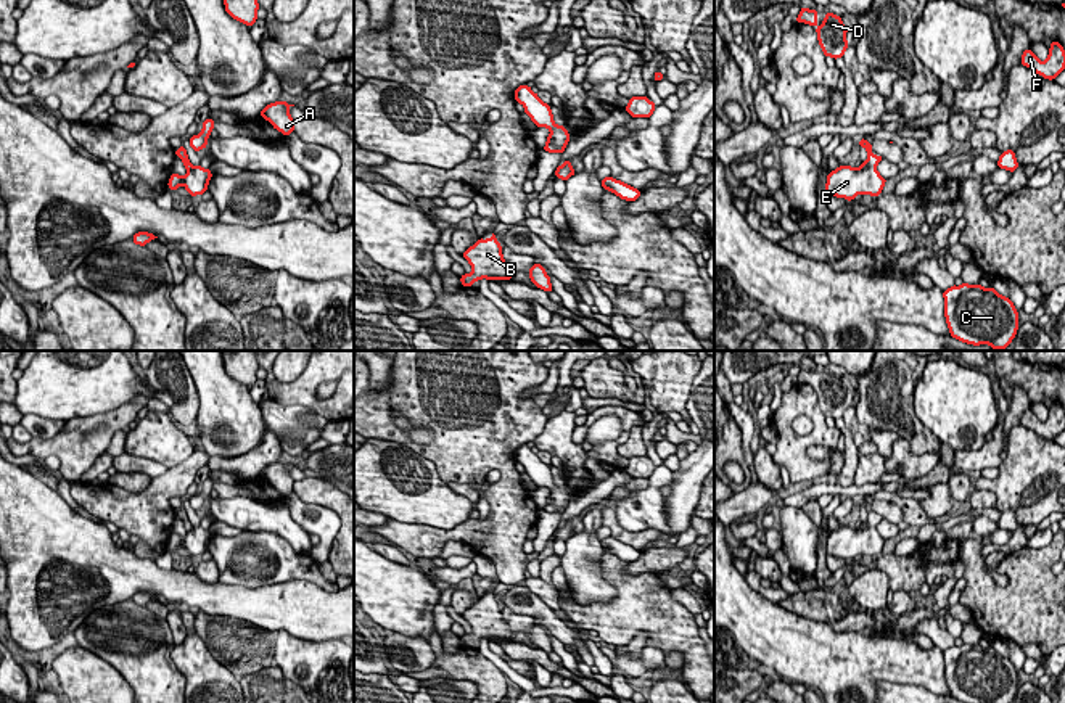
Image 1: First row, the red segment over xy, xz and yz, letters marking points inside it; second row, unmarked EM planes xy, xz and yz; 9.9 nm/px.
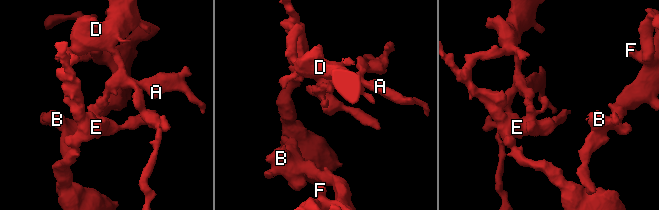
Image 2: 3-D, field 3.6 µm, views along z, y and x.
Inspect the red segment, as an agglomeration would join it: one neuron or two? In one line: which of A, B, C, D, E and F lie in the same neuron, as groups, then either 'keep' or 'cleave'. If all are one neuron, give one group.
A B D F / C E | cleave

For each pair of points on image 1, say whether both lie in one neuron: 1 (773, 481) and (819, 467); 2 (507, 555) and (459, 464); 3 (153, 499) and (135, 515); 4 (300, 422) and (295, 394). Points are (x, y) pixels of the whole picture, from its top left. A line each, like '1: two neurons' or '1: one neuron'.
1: two neurons
2: one neuron
3: one neuron
4: two neurons

